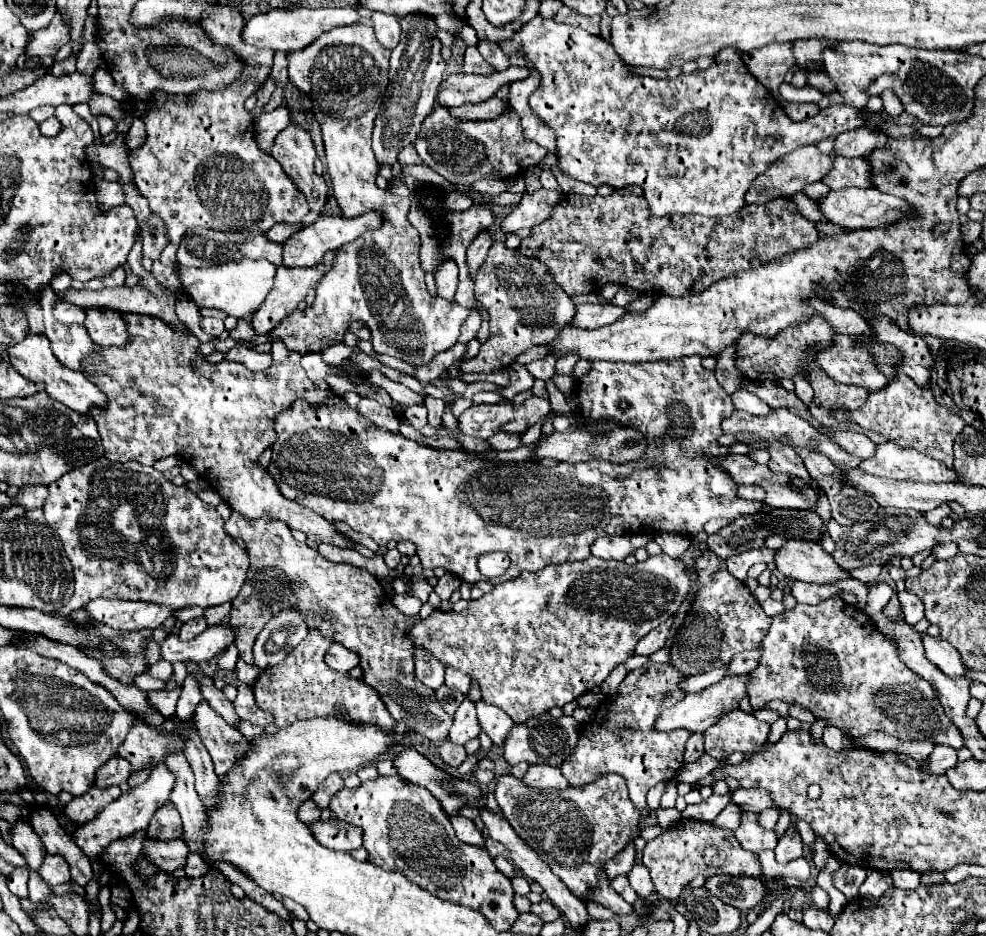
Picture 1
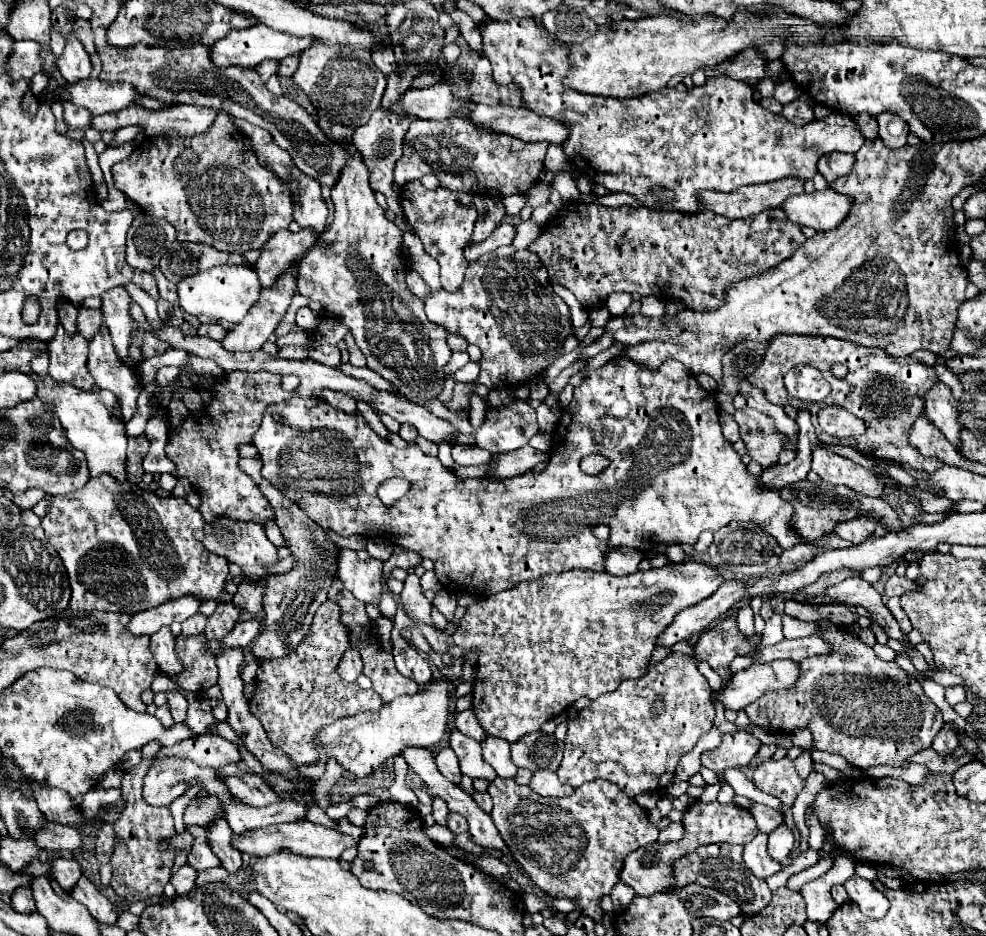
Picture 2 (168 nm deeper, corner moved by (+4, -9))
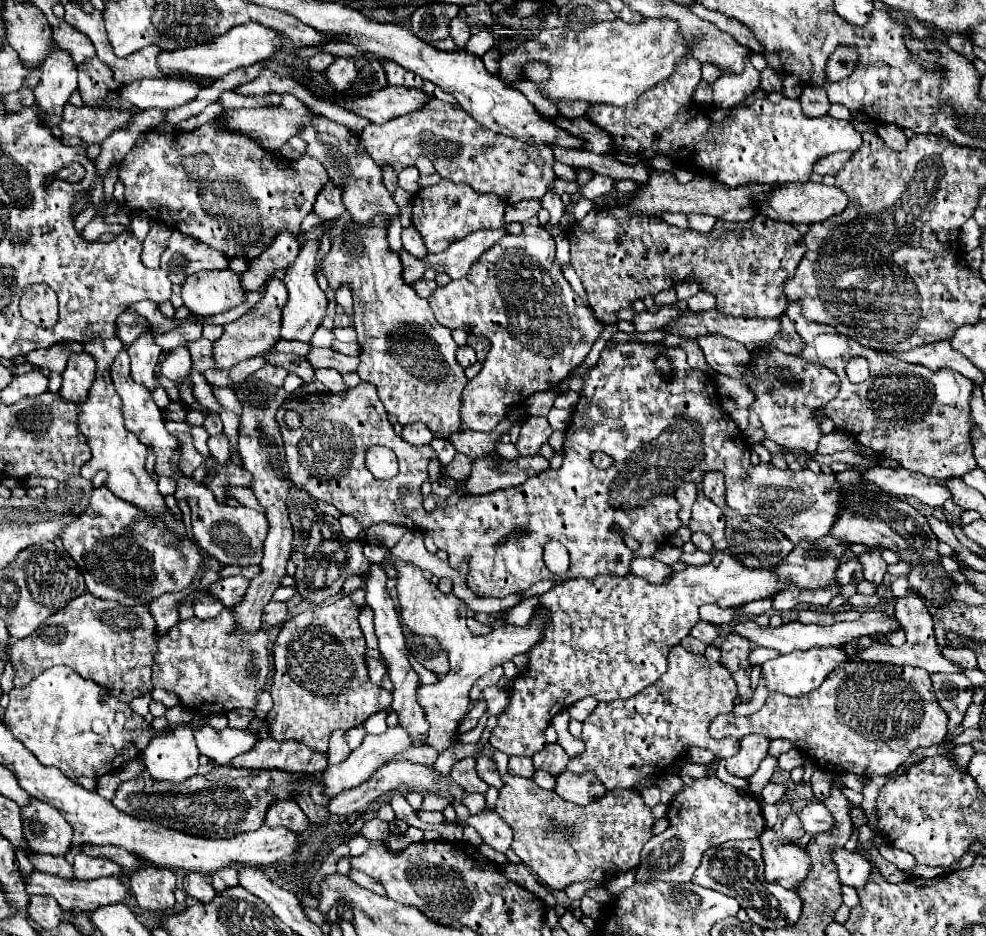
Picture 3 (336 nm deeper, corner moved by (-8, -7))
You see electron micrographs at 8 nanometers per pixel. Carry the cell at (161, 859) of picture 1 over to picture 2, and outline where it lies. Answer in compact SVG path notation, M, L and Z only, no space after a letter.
M183 866L177 874L173 874L171 884L175 886L177 894L189 894L195 888L195 878L197 878L197 870L193 870L191 866Z

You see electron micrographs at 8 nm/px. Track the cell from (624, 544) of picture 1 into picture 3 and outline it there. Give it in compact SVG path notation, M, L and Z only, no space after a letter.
M633 558L631 562L631 574L645 578L647 582L663 582L665 574L669 574L671 568L663 562L657 562L655 558Z

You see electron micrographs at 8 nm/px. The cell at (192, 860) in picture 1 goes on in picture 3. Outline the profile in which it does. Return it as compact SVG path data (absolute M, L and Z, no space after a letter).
M227 866L227 868L223 868L223 870L217 870L215 874L213 874L213 888L217 890L217 892L223 892L227 886L237 886L239 882L237 882L237 870L235 870L235 866Z

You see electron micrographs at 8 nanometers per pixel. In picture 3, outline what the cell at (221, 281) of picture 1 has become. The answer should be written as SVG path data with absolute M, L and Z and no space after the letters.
M231 268L193 274L183 284L183 302L195 316L227 312L245 300L247 292L241 286L241 274Z

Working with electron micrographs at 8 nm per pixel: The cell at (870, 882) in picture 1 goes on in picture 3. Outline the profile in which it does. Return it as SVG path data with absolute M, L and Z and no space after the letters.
M841 848L841 850L833 850L833 860L837 864L839 882L843 886L851 886L857 890L857 888L867 884L871 864L863 856L859 856L857 852L847 852Z

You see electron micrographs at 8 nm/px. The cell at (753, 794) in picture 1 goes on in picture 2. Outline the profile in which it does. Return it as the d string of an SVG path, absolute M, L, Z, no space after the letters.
M753 804L751 814L753 814L755 822L757 822L757 828L761 832L765 832L765 834L771 834L785 820L785 816L779 810L763 806L763 804Z

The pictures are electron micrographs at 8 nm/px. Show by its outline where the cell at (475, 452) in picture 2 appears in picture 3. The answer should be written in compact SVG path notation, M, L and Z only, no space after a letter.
M457 454L453 458L453 462L443 470L443 476L451 476L455 480L463 480L465 476L469 476L471 472L471 466L473 466L473 460L465 454Z

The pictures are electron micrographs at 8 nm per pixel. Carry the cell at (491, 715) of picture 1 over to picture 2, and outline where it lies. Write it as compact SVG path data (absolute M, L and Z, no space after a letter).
M487 736L487 740L483 740L483 758L485 758L487 764L491 764L495 768L497 776L501 776L501 778L515 778L517 766L511 760L509 744L505 740Z

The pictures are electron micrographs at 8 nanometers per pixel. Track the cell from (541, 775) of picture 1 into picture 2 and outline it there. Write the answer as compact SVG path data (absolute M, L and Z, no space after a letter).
M537 770L529 782L529 786L539 794L539 796L553 796L553 798L561 798L561 796L569 796L573 794L575 788L569 788L569 784L561 784L555 772L549 770Z

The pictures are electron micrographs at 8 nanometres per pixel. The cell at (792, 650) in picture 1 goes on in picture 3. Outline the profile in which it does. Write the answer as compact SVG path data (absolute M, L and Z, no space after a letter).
M833 670L827 680L813 692L801 696L801 698L789 698L785 694L769 694L767 702L763 704L763 708L751 716L731 716L731 714L721 714L717 716L711 726L709 726L709 734L713 738L725 738L725 736L733 736L737 740L741 740L743 736L751 734L751 732L757 732L757 734L763 734L765 738L769 740L775 740L775 738L785 738L789 742L793 742L793 746L797 746L799 750L803 750L805 754L813 756L817 760L817 764L823 768L823 770L829 770L829 772L853 772L857 776L879 776L879 774L891 774L895 772L909 756L913 750L917 748L927 748L927 746L935 746L935 744L941 744L945 738L947 738L947 714L945 710L941 710L935 694L933 694L933 686L931 686L931 678L929 678L929 672L927 670Z

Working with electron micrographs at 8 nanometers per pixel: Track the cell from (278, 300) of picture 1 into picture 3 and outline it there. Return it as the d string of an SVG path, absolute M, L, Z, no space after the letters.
M271 278L271 280L267 282L265 296L263 296L247 314L243 314L243 316L237 318L235 322L227 324L223 336L213 344L213 346L215 346L213 352L215 352L217 368L231 368L233 364L237 364L237 362L241 362L241 360L247 360L247 358L253 358L253 356L257 356L257 354L263 354L263 352L271 350L271 348L277 344L277 340L279 340L281 314L283 314L285 302L287 302L287 290L285 290L283 280Z

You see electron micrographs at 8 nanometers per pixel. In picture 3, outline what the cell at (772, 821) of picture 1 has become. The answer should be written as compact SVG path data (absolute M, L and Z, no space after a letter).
M717 760L707 764L707 768L709 778L701 778L691 786L685 786L669 804L669 828L663 834L653 836L641 850L641 864L635 874L639 884L689 882L707 848L719 846L727 840L759 838L765 830L759 802L747 790L737 790L731 784L721 782L715 776Z

